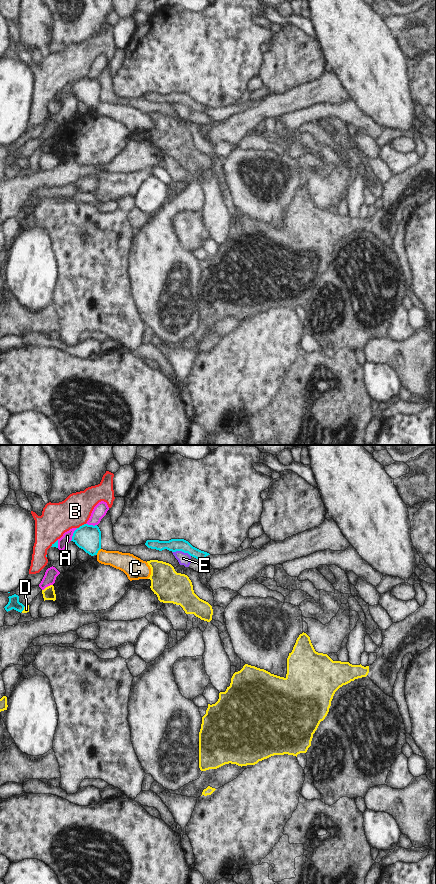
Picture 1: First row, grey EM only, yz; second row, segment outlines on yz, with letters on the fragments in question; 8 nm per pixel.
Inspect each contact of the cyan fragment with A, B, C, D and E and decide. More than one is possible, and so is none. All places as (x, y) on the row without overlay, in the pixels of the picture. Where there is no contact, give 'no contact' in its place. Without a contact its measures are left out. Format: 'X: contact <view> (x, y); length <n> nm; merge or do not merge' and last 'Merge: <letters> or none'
A: contact yz (73, 86); length 120 nm; do not merge
B: contact yz (82, 77); length 80 nm; do not merge
C: contact yz (98, 102); length 70 nm; merge
D: contact yz (23, 161); length 60 nm; do not merge
E: contact yz (181, 102); length 160 nm; do not merge
Merge: C

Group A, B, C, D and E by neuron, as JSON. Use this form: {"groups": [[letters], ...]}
{"groups": [["A"], ["B"], ["C"], ["D"], ["E"]]}

